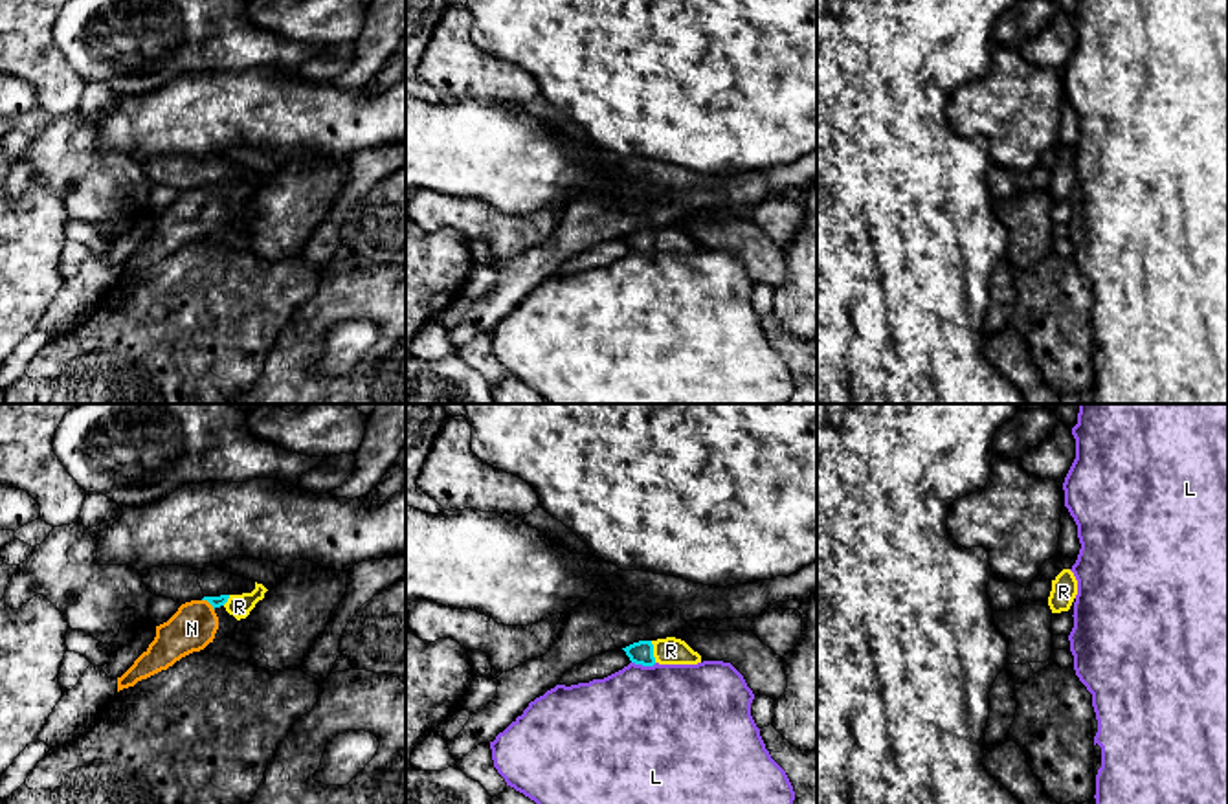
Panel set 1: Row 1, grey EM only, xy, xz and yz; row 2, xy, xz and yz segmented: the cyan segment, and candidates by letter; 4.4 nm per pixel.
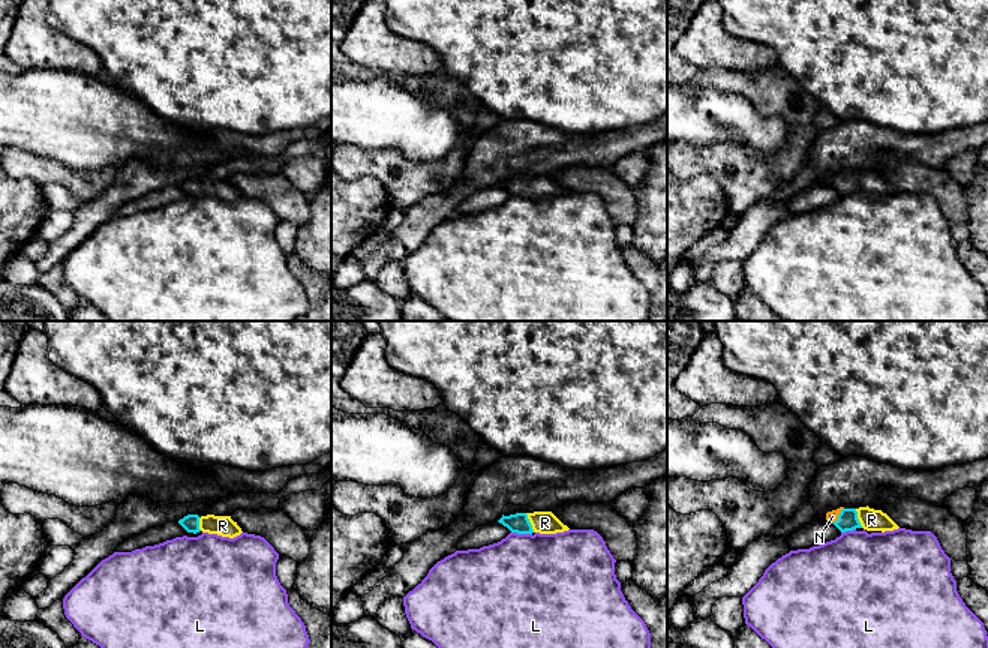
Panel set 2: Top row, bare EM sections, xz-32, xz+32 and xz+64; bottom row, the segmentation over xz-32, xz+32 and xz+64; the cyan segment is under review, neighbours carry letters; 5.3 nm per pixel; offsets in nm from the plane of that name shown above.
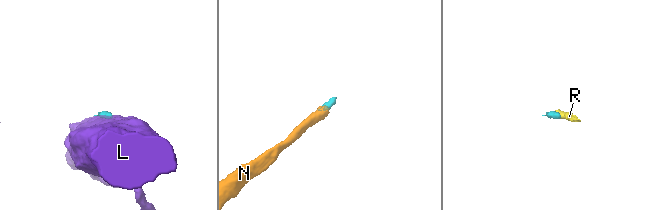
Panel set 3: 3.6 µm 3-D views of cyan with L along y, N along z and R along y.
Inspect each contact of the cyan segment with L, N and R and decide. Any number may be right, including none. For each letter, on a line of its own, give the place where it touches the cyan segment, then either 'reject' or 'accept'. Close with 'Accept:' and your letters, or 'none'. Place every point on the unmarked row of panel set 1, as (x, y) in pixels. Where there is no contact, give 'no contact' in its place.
L: contact xz (645, 254); reject
N: contact xy (210, 191); accept
R: contact xz (652, 241); accept
Accept: N, R

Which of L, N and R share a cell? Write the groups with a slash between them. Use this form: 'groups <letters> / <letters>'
groups L / N R

